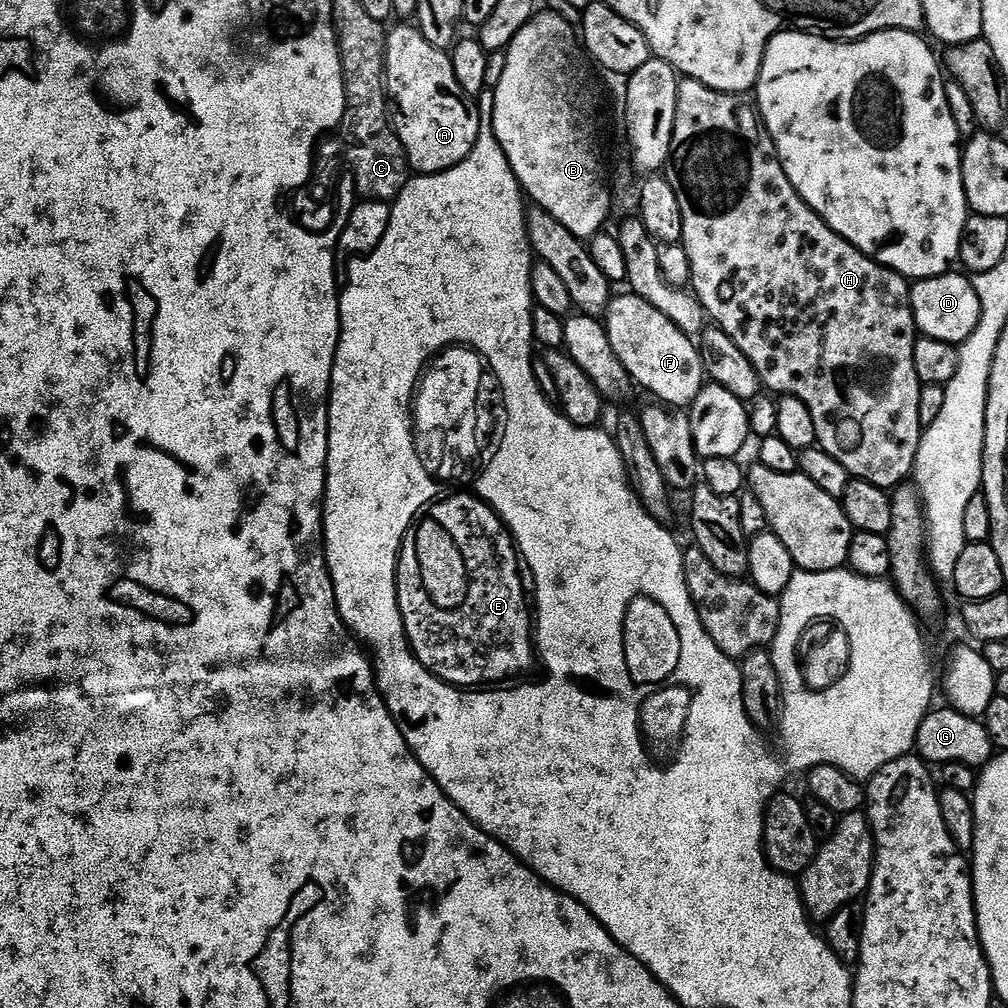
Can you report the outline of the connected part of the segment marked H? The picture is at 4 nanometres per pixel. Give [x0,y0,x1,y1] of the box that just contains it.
[667,79,922,489]

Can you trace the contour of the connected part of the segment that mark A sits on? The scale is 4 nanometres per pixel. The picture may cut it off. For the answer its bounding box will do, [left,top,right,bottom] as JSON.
[384,22,482,176]

